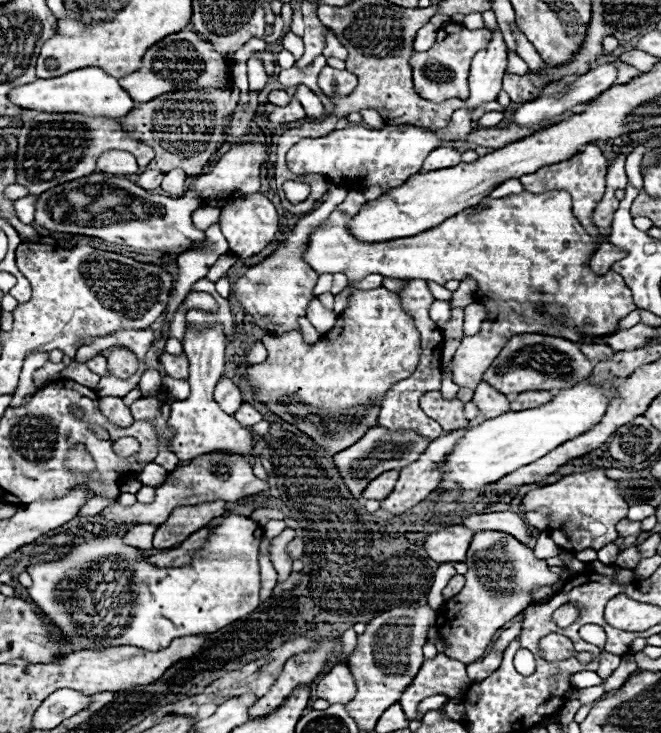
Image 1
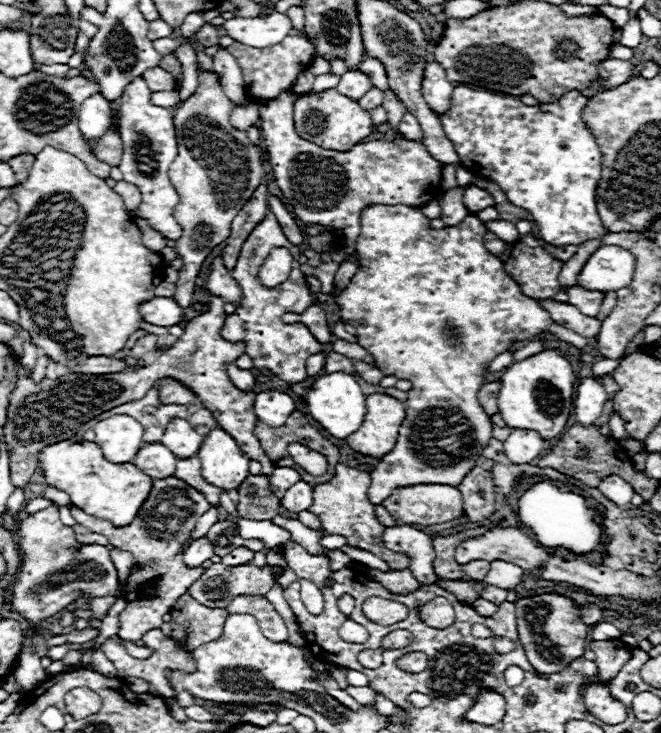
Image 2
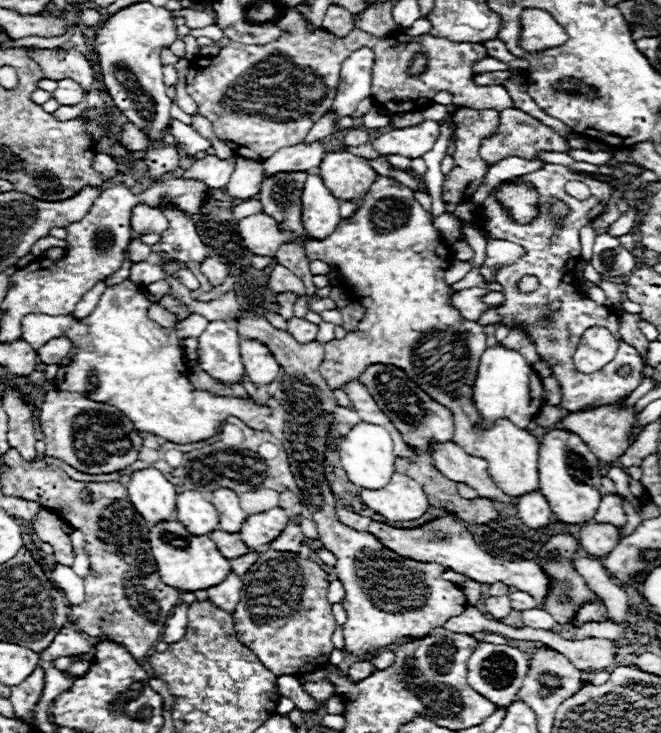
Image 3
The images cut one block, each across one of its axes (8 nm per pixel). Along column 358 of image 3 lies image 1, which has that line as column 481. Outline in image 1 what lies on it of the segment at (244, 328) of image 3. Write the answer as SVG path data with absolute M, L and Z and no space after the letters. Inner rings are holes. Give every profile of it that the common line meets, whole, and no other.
M484 530L474 534L472 544L468 548L466 566L468 572L464 574L466 584L462 592L446 600L436 616L438 632L448 642L444 654L464 662L466 666L482 658L492 636L506 622L510 622L514 616L524 612L526 606L532 604L532 590L540 586L552 588L554 584L558 584L558 580L566 582L580 574L570 568L566 568L566 572L562 574L550 572L546 560L536 558L532 548L524 546L506 532L494 532L494 530Z

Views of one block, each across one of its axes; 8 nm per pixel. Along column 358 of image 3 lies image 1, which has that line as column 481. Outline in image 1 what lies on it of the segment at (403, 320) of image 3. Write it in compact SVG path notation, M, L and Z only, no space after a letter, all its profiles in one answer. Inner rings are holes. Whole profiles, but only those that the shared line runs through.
M634 144L620 146L616 158L608 166L606 174L606 192L604 198L598 202L593 213L593 223L598 228L598 238L588 236L586 228L578 222L578 218L572 214L572 202L568 192L564 190L548 190L544 194L532 194L532 192L520 192L506 198L490 198L486 196L482 204L466 208L464 212L458 212L456 216L450 216L436 228L430 228L426 232L420 232L416 236L400 238L400 240L388 240L388 242L374 242L366 244L356 240L348 230L346 222L360 210L360 206L366 202L364 196L356 190L350 190L346 200L336 206L332 216L312 232L308 240L308 248L304 252L304 262L310 264L312 270L318 274L324 272L344 272L348 280L360 280L366 274L382 274L388 278L420 278L420 280L432 280L438 284L446 284L448 280L476 280L480 296L476 294L476 302L480 302L486 308L486 320L480 326L480 332L474 336L464 336L460 348L454 354L452 360L452 374L454 382L458 386L476 388L482 380L484 370L494 362L494 358L504 348L504 342L508 336L516 334L540 334L548 328L576 328L582 330L584 336L580 338L582 344L594 344L592 340L598 336L606 336L618 330L618 324L622 318L626 318L632 310L636 310L636 304L632 300L632 290L624 284L622 276L616 276L616 272L608 274L594 274L588 268L588 260L596 252L598 244L604 242L612 232L612 216L618 208L618 200L614 198L616 188L626 188L626 172L624 162L628 154L634 150Z

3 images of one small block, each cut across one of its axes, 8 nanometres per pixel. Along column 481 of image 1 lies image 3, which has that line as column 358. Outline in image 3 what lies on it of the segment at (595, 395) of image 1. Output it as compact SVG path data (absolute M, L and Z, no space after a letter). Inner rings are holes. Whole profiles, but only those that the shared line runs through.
M368 422L356 424L338 444L338 452L340 452L342 468L346 470L350 482L360 488L384 488L384 484L388 484L388 478L392 478L392 474L396 472L394 444L390 434L382 426L374 426Z

